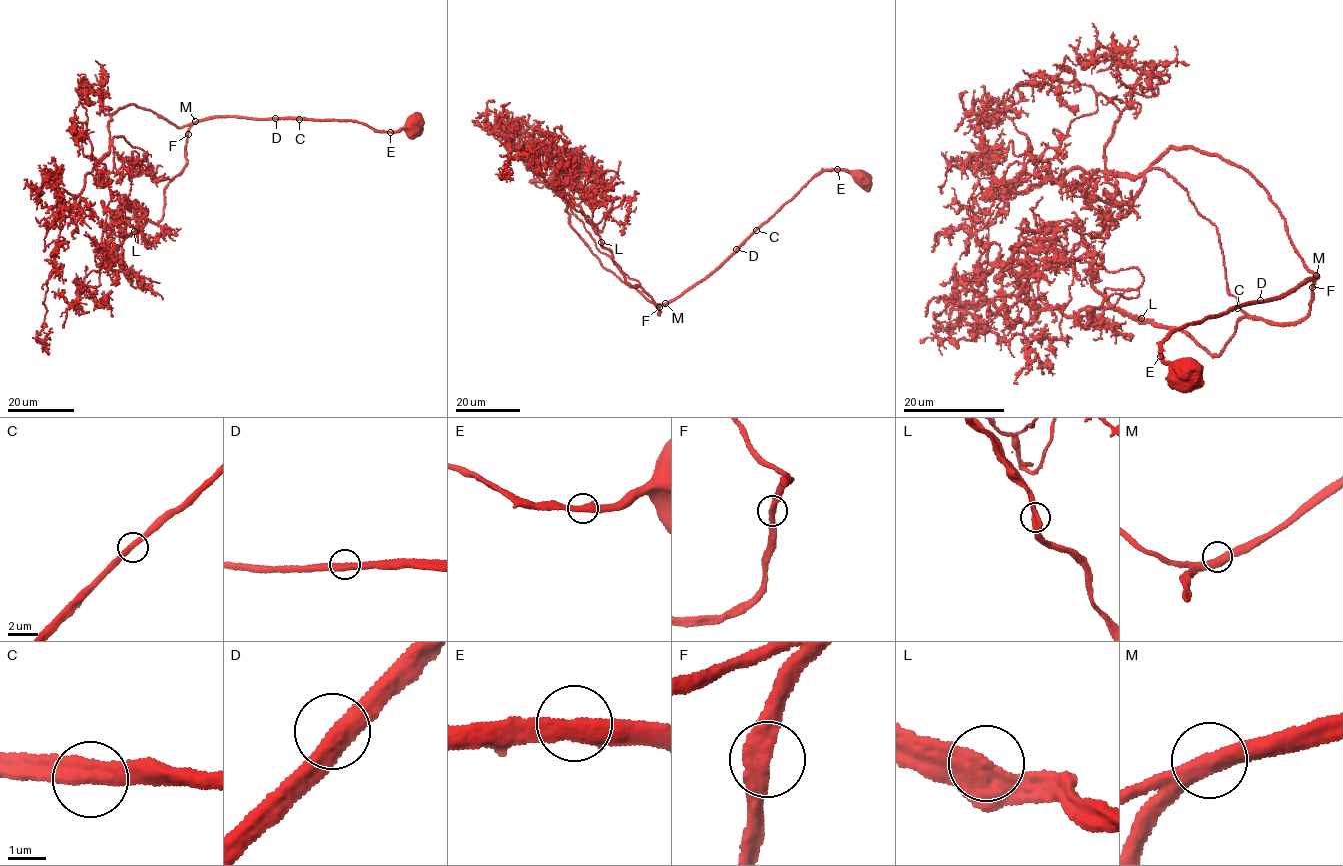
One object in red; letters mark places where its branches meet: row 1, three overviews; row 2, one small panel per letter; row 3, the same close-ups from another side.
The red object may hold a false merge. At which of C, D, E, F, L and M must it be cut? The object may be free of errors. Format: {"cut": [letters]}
{"cut": []}

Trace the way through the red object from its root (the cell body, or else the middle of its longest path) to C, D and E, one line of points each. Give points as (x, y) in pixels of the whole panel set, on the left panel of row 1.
C: (415, 124), (407, 124), (396, 131), (377, 132), (350, 119), (299, 119)
D: (415, 124), (407, 124), (396, 131), (377, 132), (350, 119), (275, 118)
E: (415, 124), (390, 132)

